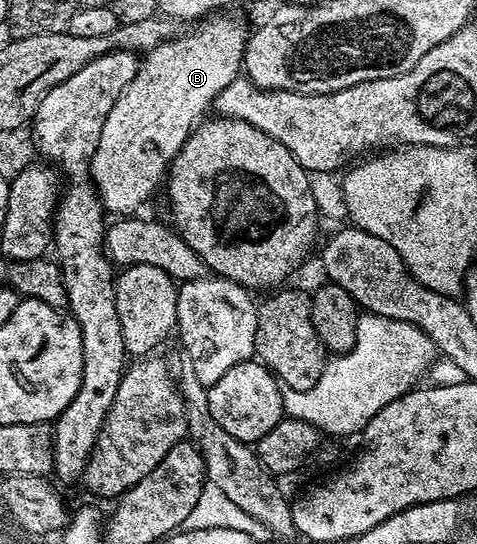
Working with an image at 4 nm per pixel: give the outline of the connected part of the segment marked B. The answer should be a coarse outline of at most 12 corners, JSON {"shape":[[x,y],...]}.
{"shape":[[204,19],[146,53],[89,177],[108,213],[164,183],[240,75],[248,29]]}

